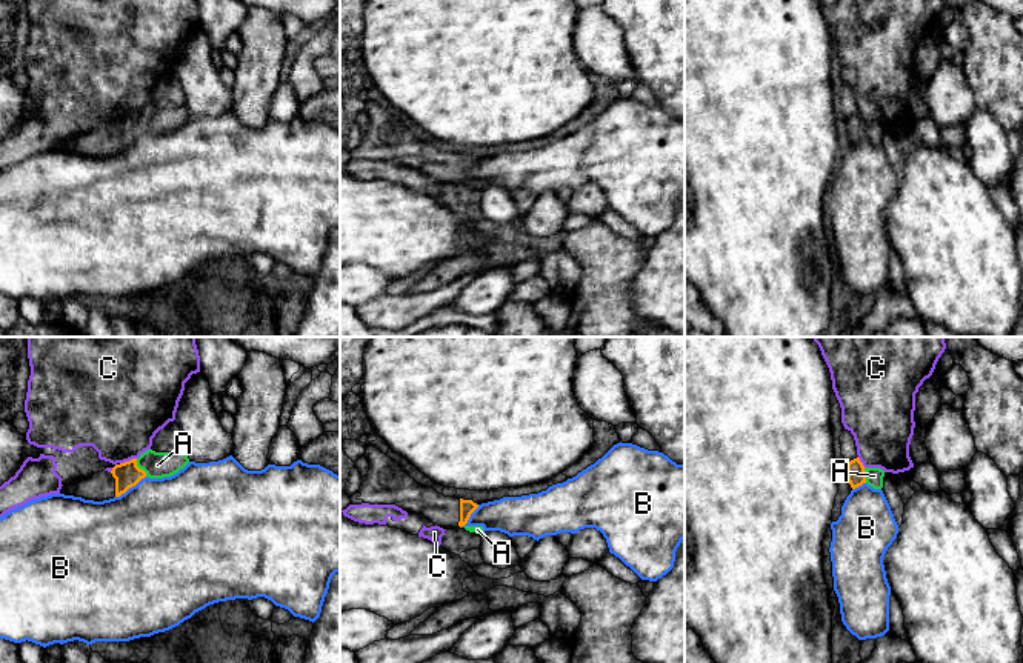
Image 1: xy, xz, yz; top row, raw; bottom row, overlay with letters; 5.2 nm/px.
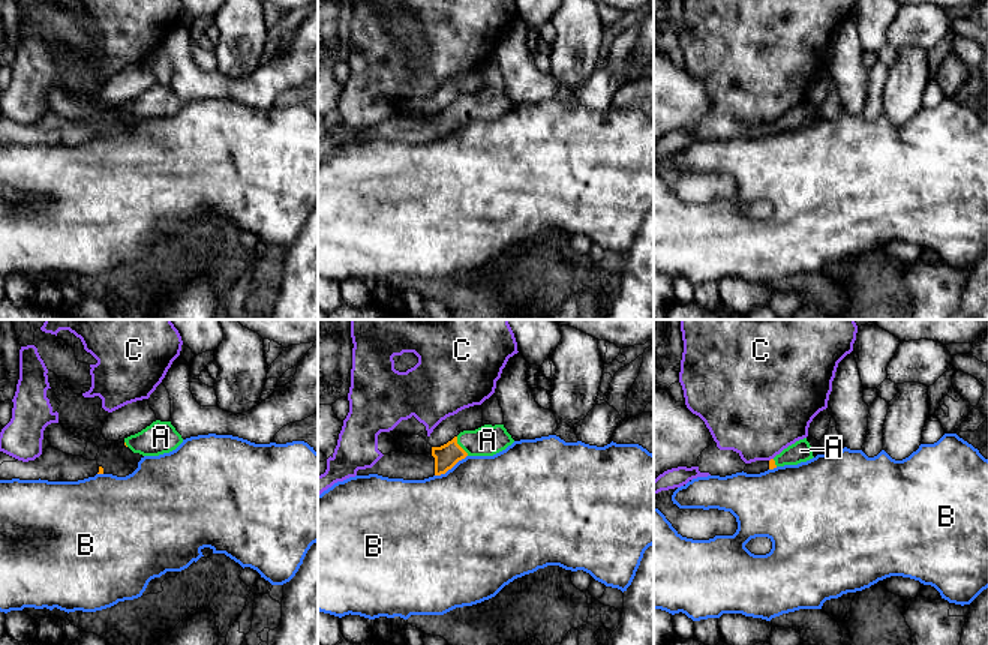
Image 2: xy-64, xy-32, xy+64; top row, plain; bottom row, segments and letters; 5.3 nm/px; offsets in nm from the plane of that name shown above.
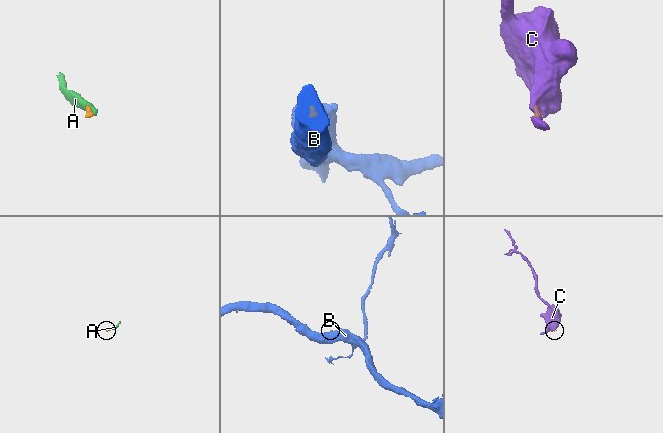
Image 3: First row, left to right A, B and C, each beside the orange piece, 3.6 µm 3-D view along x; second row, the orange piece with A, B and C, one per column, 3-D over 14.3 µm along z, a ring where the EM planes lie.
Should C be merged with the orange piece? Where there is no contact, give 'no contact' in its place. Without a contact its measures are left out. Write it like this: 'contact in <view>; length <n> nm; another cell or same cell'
contact in xy; length 90 nm; another cell

